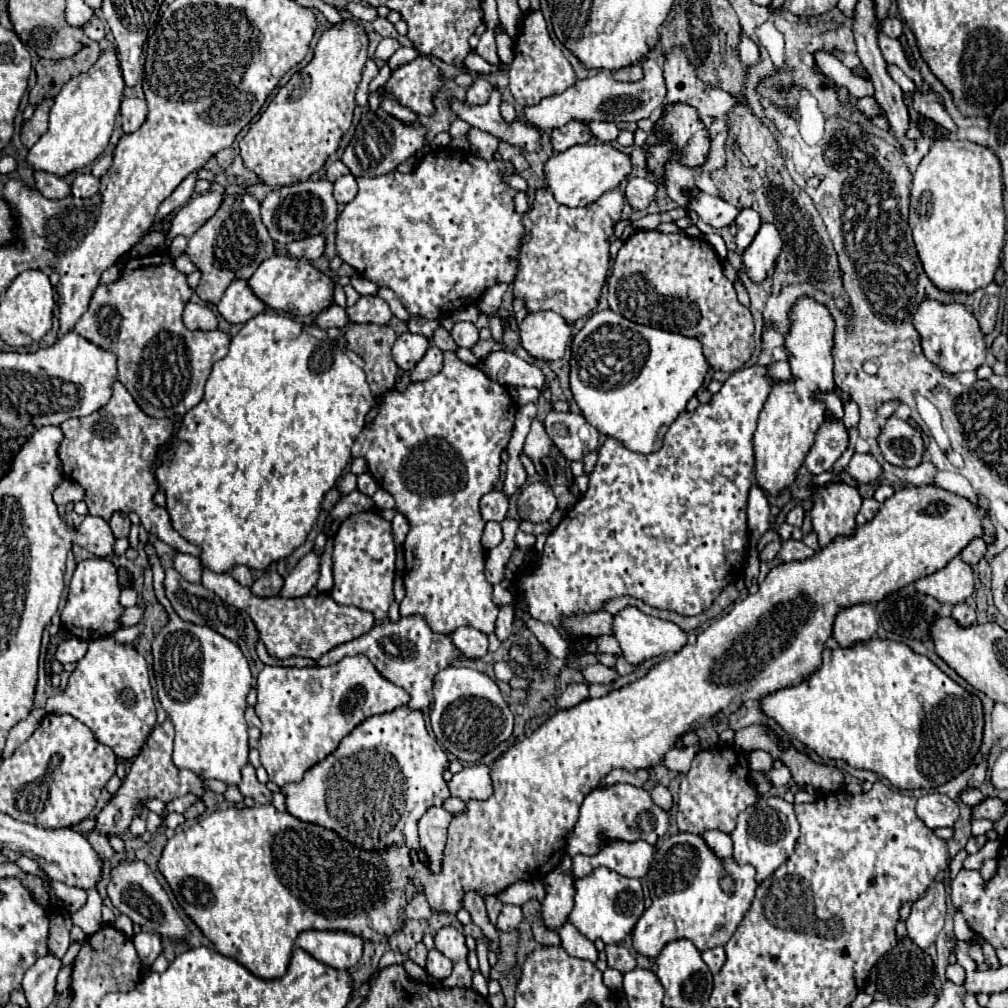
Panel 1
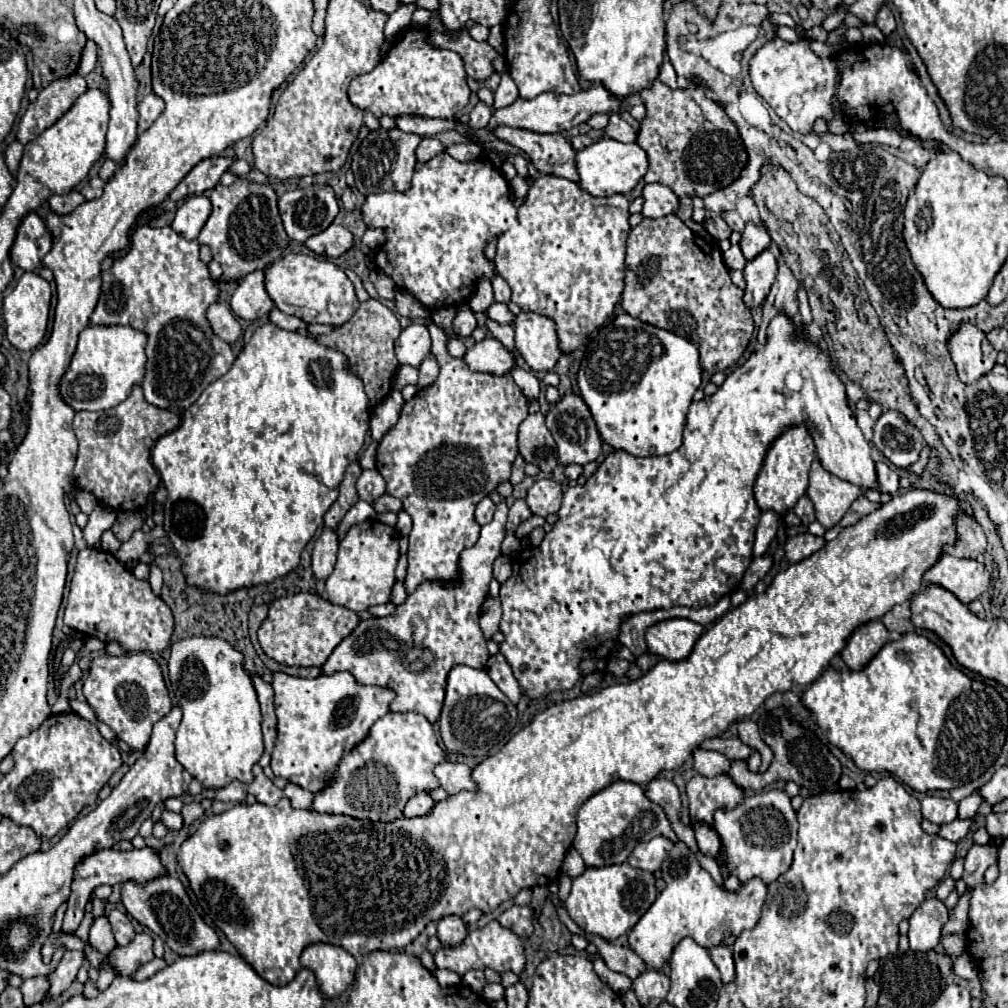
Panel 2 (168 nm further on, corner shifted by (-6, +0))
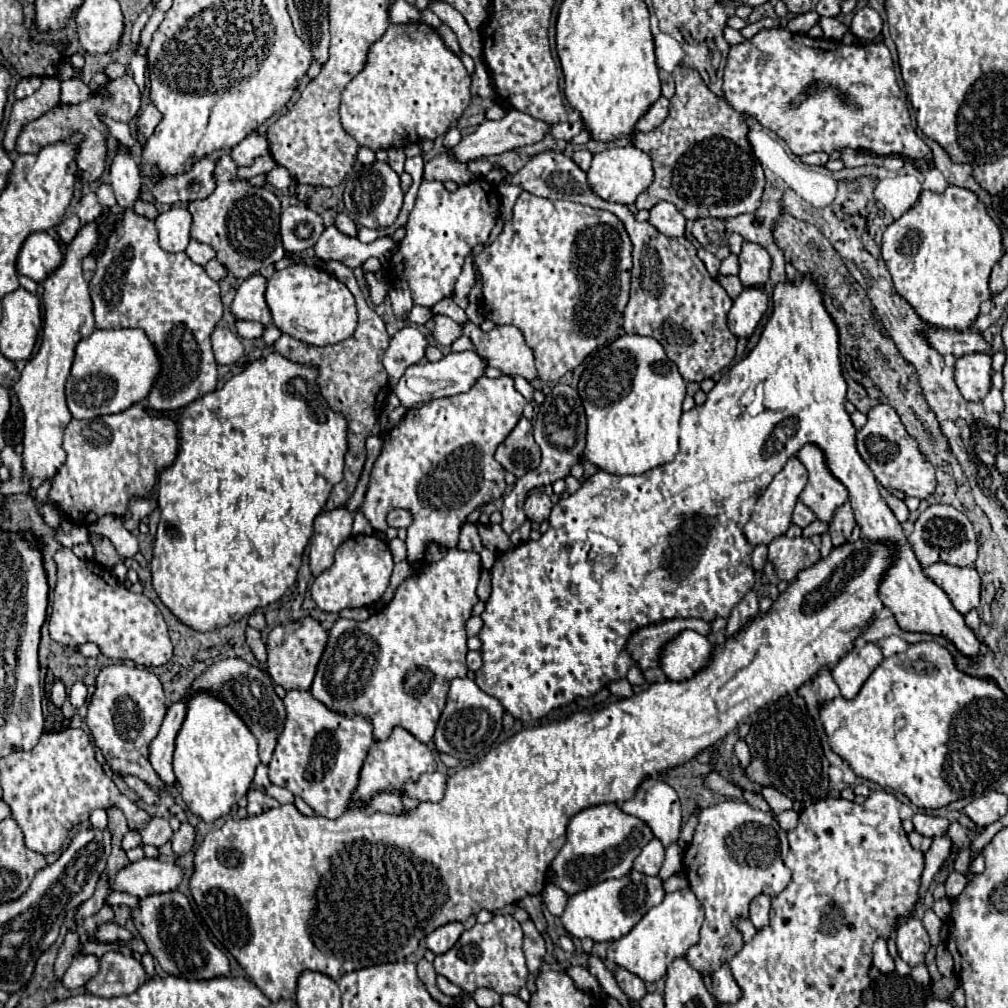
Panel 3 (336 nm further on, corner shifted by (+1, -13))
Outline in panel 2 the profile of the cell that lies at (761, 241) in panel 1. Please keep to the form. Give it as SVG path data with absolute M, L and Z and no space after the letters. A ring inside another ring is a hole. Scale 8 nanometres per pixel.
M770 249L762 251L756 259L748 261L744 267L744 279L746 279L746 289L744 289L744 305L748 309L756 309L764 303L774 279L776 279L776 257L772 255Z

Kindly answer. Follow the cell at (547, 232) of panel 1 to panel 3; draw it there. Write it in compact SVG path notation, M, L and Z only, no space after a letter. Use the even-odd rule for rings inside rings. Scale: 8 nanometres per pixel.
M523 192L515 202L511 222L505 224L495 242L475 256L475 264L483 282L485 316L499 326L513 324L523 332L535 352L537 372L543 382L559 380L565 372L575 370L593 350L615 340L631 282L631 242L615 214L567 200L551 202Z

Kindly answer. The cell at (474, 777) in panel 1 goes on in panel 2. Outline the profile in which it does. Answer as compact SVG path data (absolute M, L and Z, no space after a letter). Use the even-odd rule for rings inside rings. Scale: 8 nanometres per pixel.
M444 761L444 763L438 763L436 769L434 769L438 781L440 781L440 787L454 795L458 791L464 791L464 789L476 789L470 773L472 769L464 763L452 763L452 761Z

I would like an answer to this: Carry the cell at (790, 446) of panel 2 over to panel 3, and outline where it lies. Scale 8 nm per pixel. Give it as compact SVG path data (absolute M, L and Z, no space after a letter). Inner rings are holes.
M789 458L787 464L783 466L783 470L773 478L773 482L767 486L767 490L761 494L761 498L755 504L755 510L749 518L749 522L745 524L743 532L747 536L747 540L755 546L755 544L769 544L773 538L783 536L791 524L791 514L795 508L795 502L801 494L801 490L807 484L807 470L805 466L797 460L797 458Z

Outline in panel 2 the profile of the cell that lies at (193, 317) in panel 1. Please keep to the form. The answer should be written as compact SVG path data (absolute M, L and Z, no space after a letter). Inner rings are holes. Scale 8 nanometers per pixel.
M216 303L216 305L212 305L212 307L208 309L206 317L208 317L214 333L216 333L222 341L234 343L234 341L240 337L242 327L240 327L238 319L232 315L230 307L226 307L226 305L222 305L222 303Z

